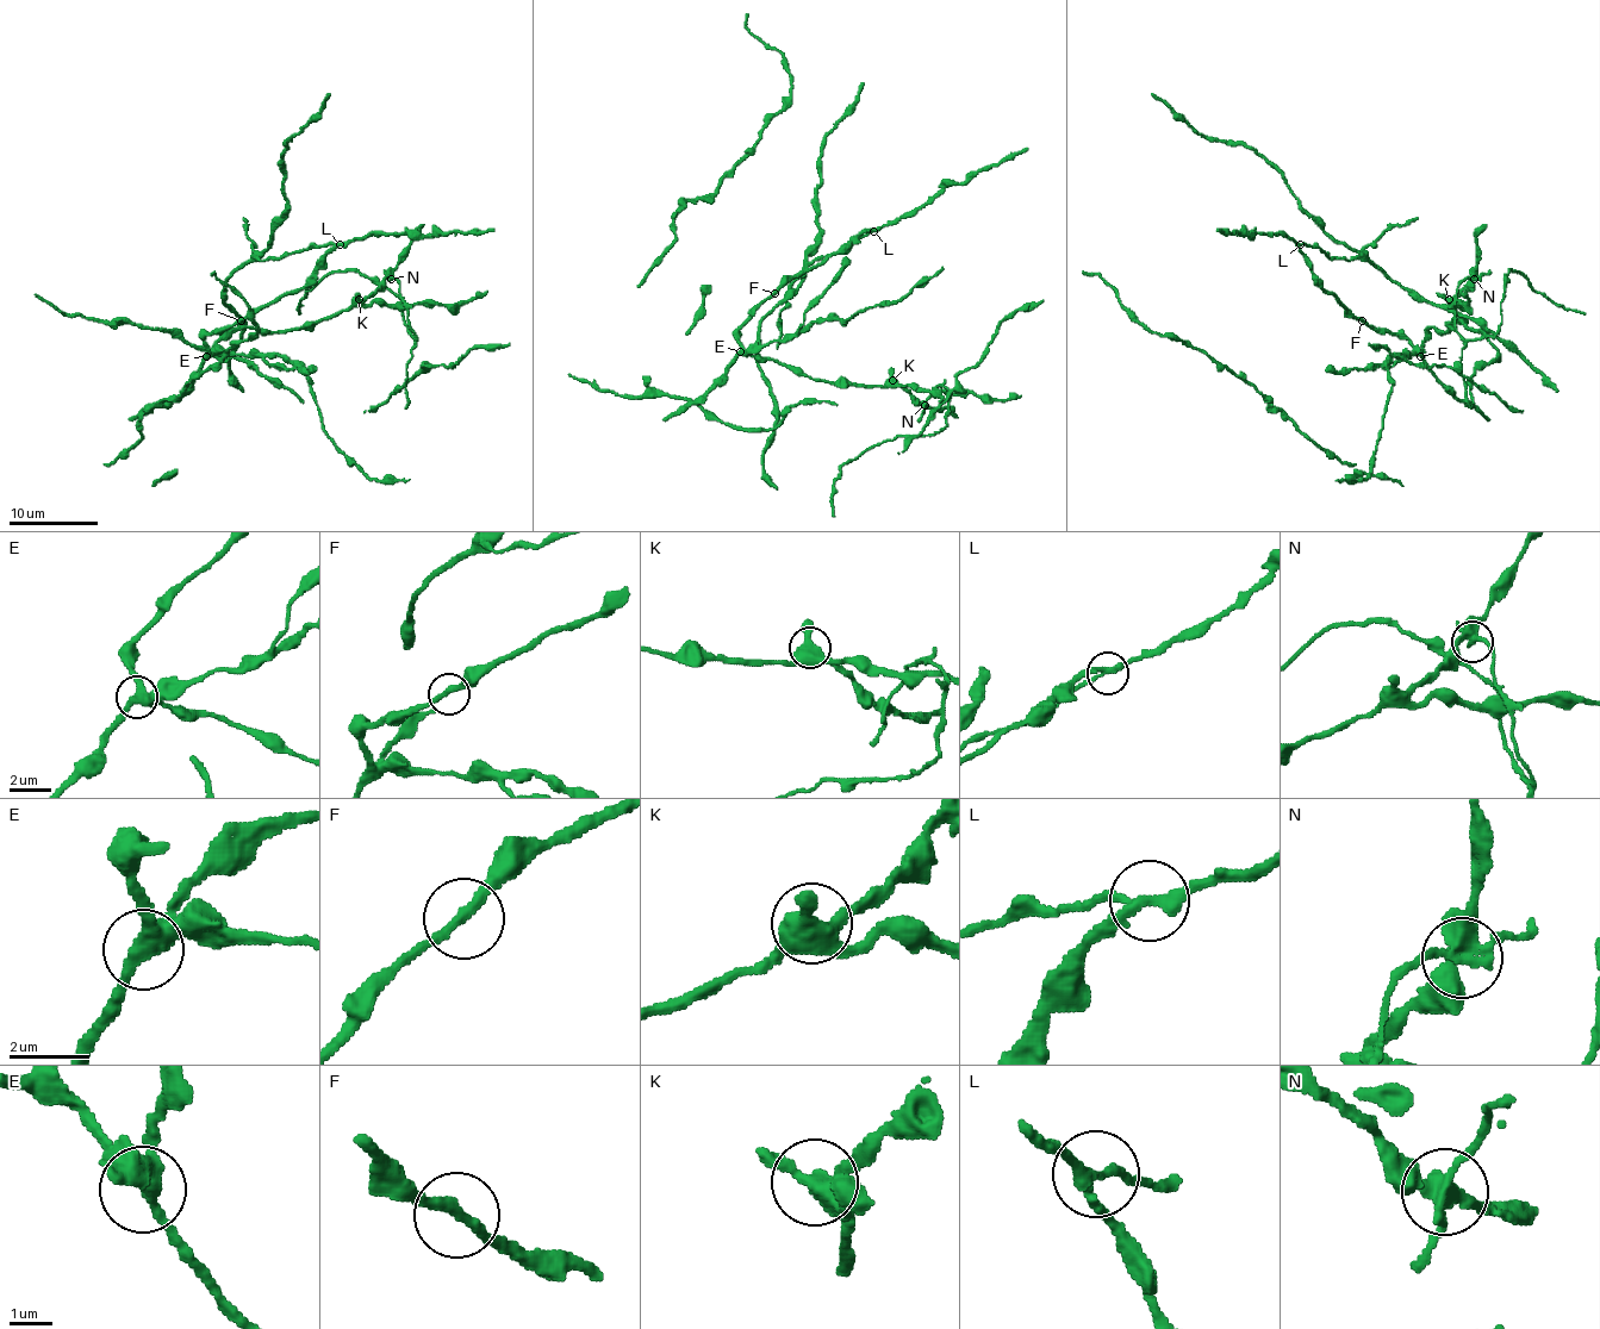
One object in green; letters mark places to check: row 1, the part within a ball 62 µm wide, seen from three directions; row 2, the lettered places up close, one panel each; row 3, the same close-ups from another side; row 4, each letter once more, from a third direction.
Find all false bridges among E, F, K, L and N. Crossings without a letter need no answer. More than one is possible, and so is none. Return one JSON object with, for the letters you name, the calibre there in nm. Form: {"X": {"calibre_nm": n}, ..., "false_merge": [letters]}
{"L": {"calibre_nm": 240}, "N": {"calibre_nm": 320}, "false_merge": ["L", "N"]}

